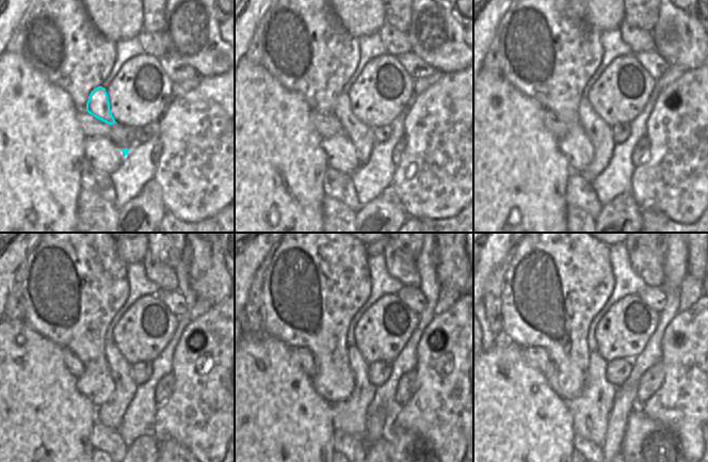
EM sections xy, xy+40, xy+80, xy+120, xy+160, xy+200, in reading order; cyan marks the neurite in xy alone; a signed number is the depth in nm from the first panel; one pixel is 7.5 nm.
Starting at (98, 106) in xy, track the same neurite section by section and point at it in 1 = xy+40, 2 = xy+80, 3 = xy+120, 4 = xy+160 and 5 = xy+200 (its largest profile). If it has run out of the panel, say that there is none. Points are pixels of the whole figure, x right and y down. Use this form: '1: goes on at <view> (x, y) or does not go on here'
1: goes on at xy+40 (361, 136)
2: goes on at xy+80 (599, 133)
3: goes on at xy+120 (110, 414)
4: goes on at xy+160 (350, 415)
5: goes on at xy+200 (590, 410)

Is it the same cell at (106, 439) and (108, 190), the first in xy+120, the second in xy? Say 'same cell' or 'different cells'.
same cell

